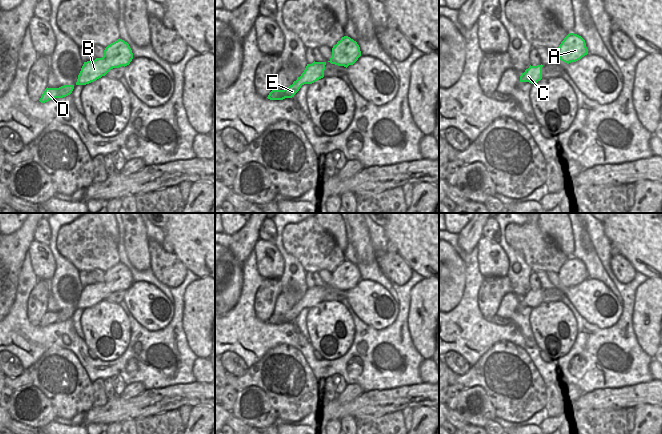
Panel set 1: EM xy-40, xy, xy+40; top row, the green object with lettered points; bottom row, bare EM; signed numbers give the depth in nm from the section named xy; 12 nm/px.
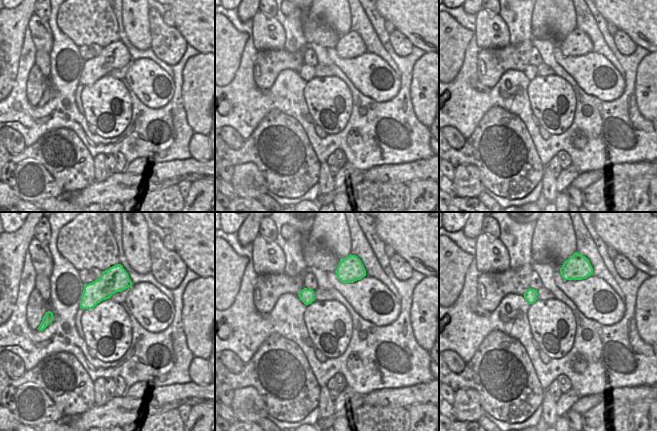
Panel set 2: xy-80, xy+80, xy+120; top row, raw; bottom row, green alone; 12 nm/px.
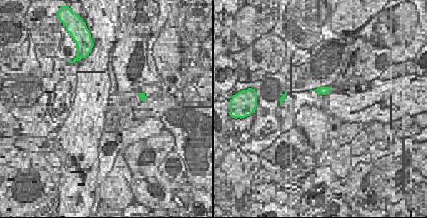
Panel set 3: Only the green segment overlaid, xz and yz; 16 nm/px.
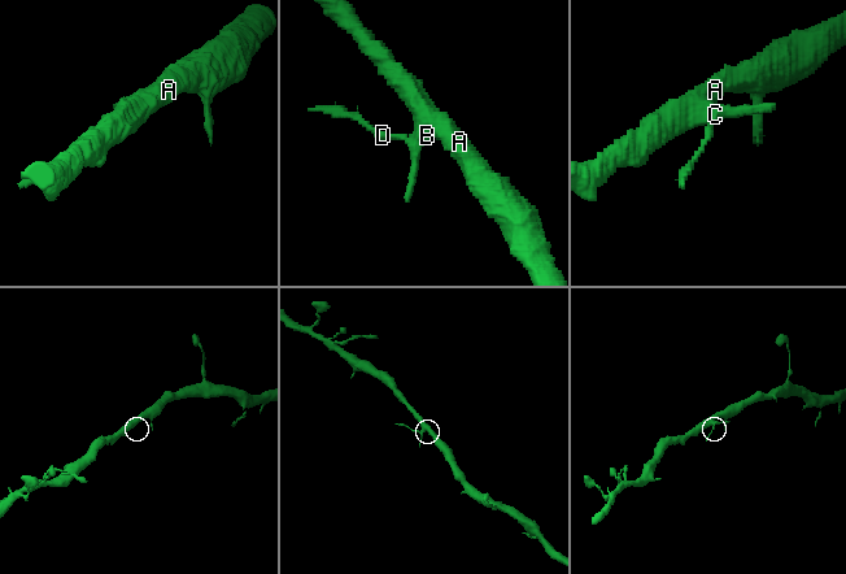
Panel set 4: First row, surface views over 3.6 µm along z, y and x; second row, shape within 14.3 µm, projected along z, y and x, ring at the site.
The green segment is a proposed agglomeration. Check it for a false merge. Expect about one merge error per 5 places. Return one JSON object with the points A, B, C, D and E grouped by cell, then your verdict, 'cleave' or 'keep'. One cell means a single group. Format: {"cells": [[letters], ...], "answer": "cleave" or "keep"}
{"cells": [["A", "B", "C", "D", "E"]], "answer": "keep"}

